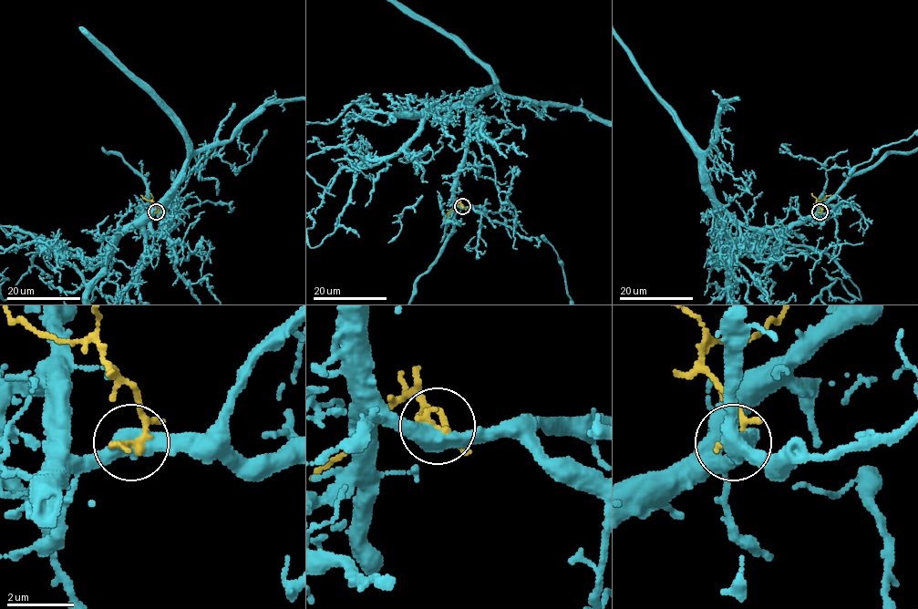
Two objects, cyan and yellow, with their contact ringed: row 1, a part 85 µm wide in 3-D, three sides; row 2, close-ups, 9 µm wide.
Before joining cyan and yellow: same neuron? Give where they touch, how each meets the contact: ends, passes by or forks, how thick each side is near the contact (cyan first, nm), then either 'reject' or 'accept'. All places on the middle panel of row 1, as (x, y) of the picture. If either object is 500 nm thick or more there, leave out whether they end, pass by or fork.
at (462, 206); 500 nm thick on the cyan side, 170 nm on the other; reject

